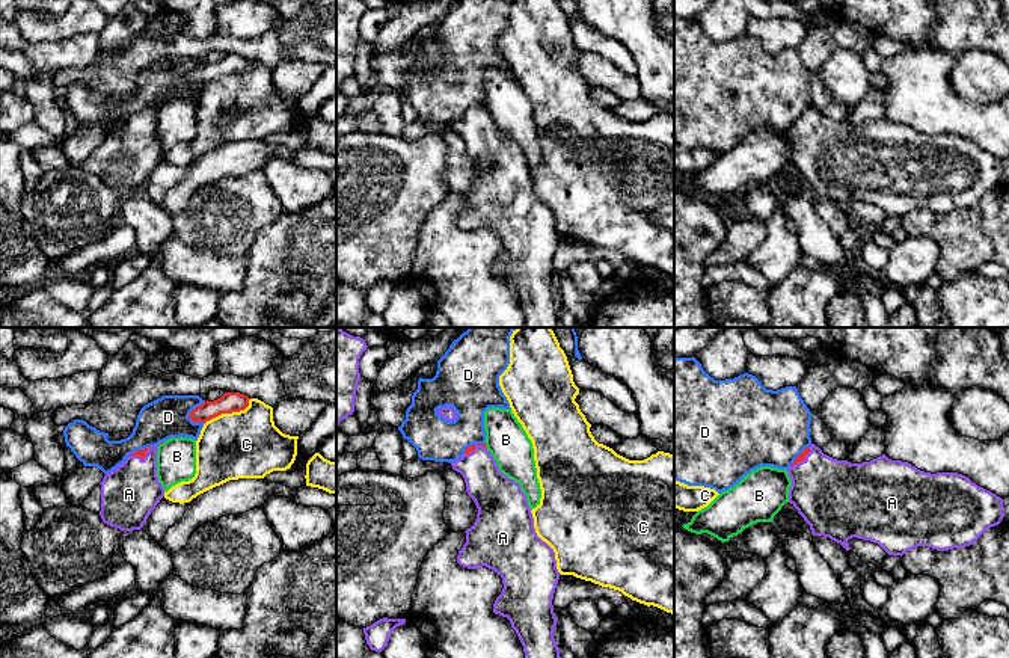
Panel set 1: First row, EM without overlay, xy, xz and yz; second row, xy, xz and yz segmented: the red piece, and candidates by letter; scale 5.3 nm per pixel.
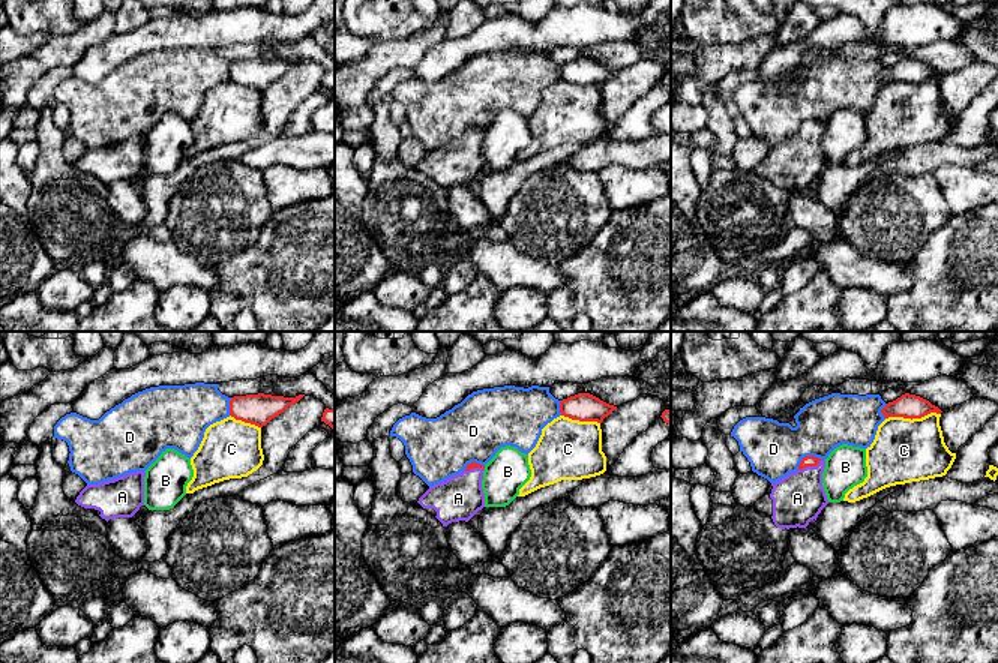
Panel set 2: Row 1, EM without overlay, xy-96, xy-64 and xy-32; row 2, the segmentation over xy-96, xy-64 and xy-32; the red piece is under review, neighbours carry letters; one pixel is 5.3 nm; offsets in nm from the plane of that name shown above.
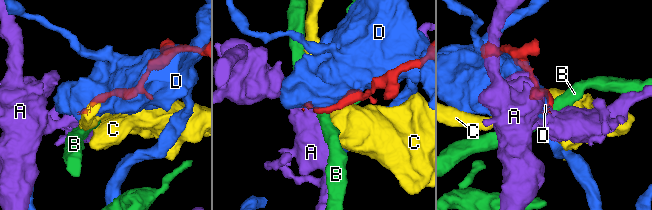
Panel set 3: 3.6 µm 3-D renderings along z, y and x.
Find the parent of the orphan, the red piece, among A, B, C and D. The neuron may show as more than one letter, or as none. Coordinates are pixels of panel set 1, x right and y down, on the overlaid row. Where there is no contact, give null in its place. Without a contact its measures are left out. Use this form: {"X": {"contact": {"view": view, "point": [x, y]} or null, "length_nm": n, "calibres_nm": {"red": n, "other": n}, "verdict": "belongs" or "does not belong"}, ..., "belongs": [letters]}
{"A": {"contact": {"view": "xy", "point": [141, 456]}, "length_nm": 130, "calibres_nm": {"red": 50, "other": 300}, "verdict": "belongs"}, "B": {"contact": {"view": "xz", "point": [484, 445]}, "length_nm": 30, "calibres_nm": {"red": 40, "other": 220}, "verdict": "does not belong"}, "C": {"contact": {"view": "xy", "point": [230, 412]}, "length_nm": 280, "calibres_nm": {"red": 110, "other": 360}, "verdict": "does not belong"}, "D": {"contact": {"view": "xy", "point": [192, 411]}, "length_nm": 140, "calibres_nm": {"red": 110, "other": 220}, "verdict": "does not belong"}, "belongs": ["A"]}

